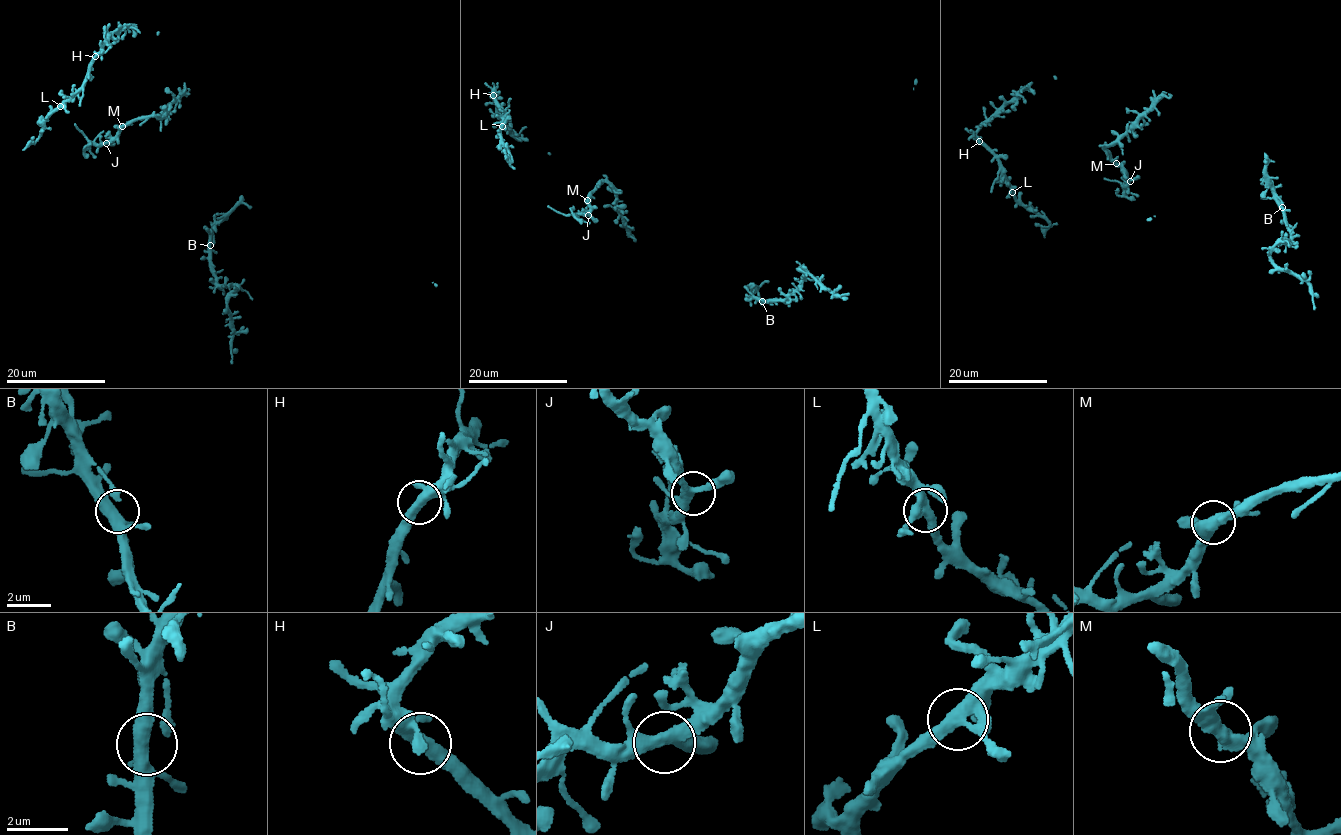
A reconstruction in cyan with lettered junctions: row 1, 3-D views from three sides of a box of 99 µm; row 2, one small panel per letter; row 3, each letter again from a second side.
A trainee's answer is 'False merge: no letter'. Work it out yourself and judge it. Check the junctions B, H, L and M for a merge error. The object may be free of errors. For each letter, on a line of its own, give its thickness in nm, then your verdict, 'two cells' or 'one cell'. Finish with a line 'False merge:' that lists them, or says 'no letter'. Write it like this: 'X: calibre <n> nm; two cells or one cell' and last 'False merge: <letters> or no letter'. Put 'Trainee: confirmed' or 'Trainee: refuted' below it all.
B: calibre 380 nm; one cell
H: calibre 340 nm; one cell
L: calibre 360 nm; one cell
M: calibre 380 nm; one cell
False merge: no letter
Trainee: confirmed

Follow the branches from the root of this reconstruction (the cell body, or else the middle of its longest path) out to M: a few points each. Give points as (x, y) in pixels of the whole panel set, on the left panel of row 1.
M: (184, 93), (162, 117), (138, 117), (121, 126)

